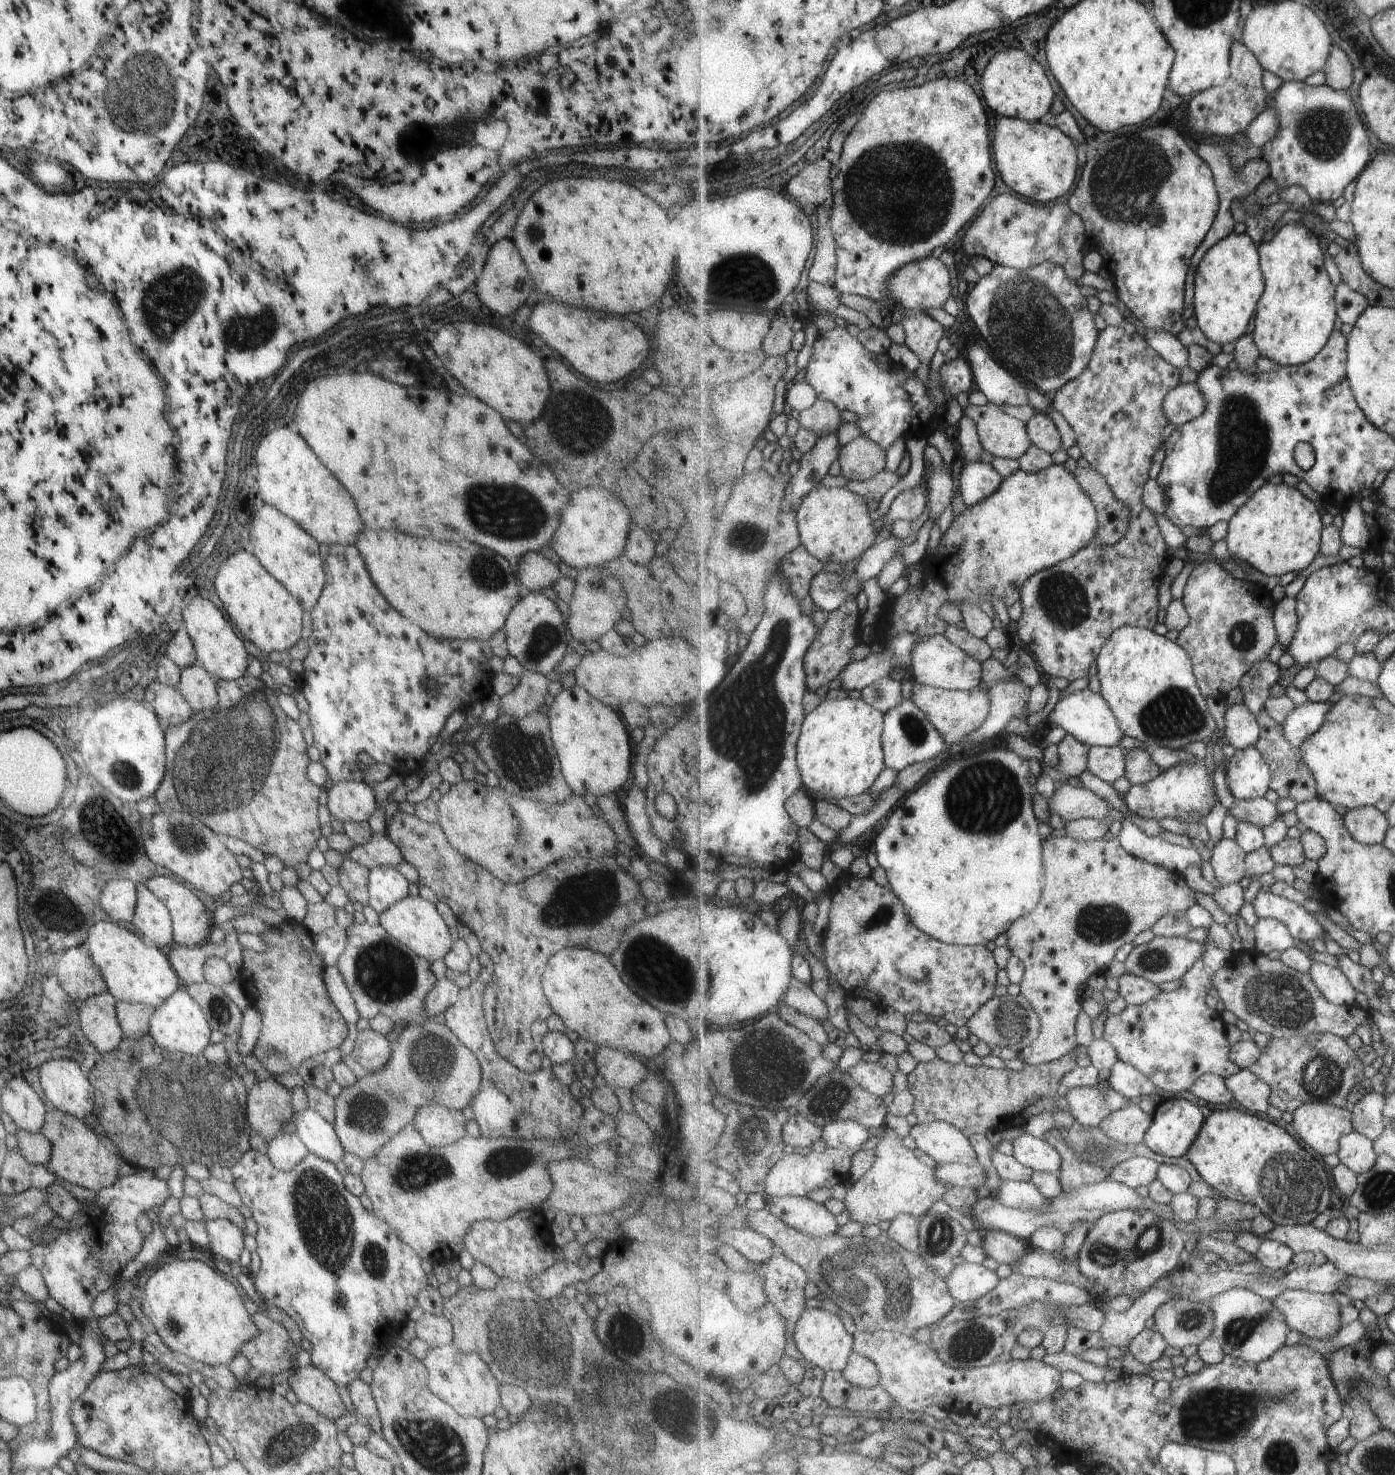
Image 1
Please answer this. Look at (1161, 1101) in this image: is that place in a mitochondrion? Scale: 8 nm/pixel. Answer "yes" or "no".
no

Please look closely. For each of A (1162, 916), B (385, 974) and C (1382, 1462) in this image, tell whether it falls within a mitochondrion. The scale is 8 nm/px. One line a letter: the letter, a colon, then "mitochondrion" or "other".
A: other
B: mitochondrion
C: mitochondrion

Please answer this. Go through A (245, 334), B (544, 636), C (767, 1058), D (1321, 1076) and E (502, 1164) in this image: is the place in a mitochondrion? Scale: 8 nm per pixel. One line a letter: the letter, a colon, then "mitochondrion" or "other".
A: mitochondrion
B: mitochondrion
C: mitochondrion
D: mitochondrion
E: mitochondrion

